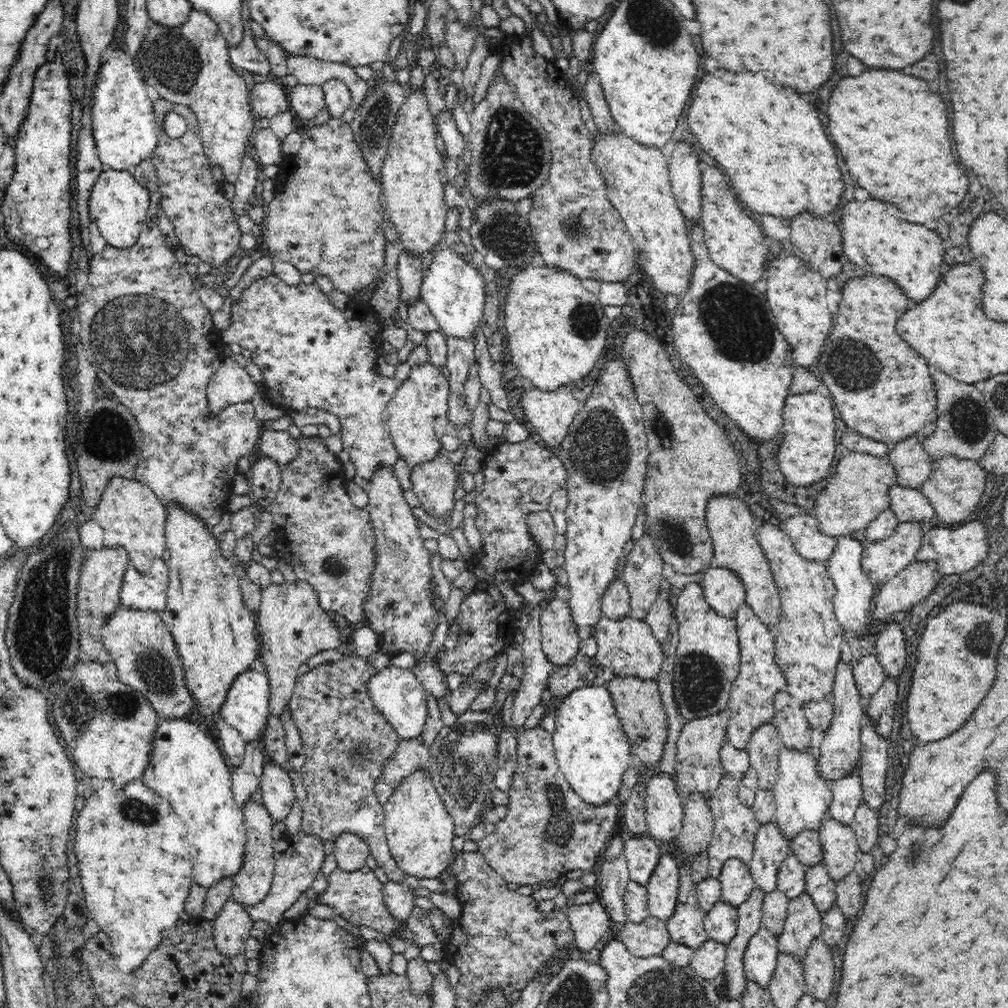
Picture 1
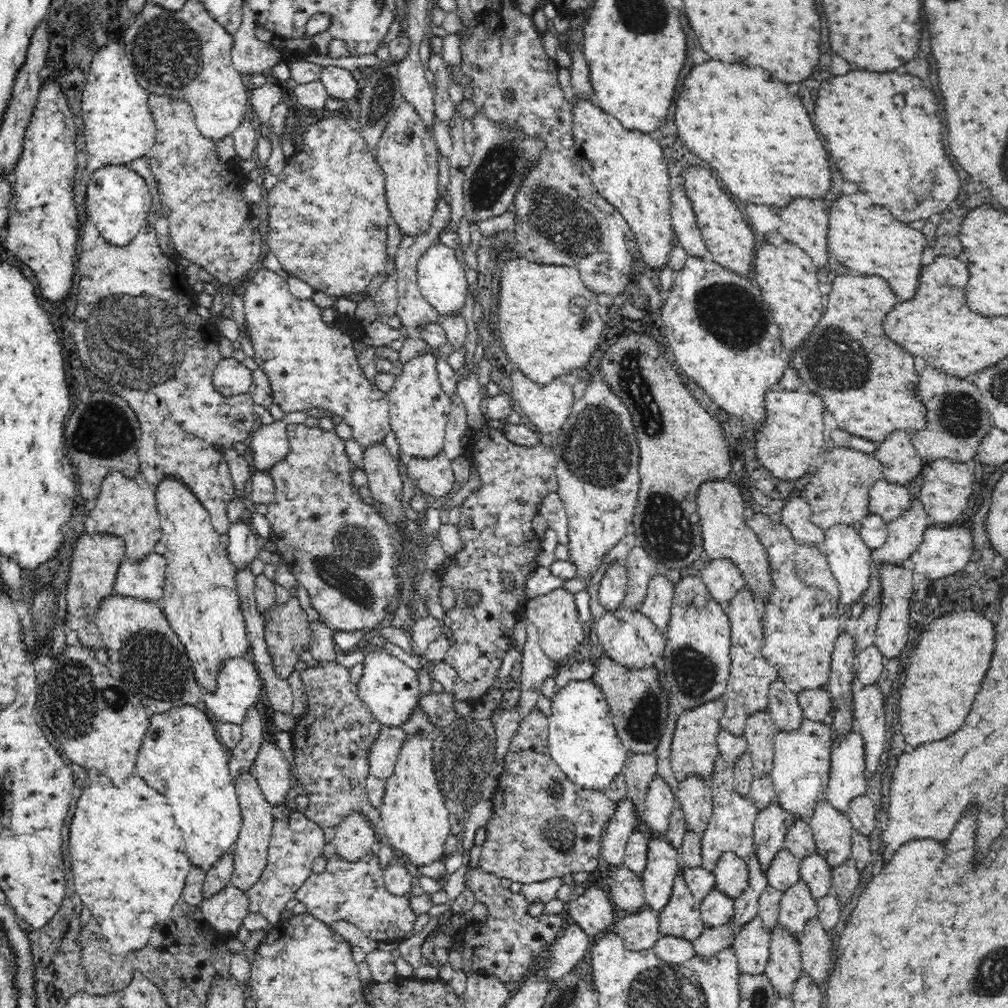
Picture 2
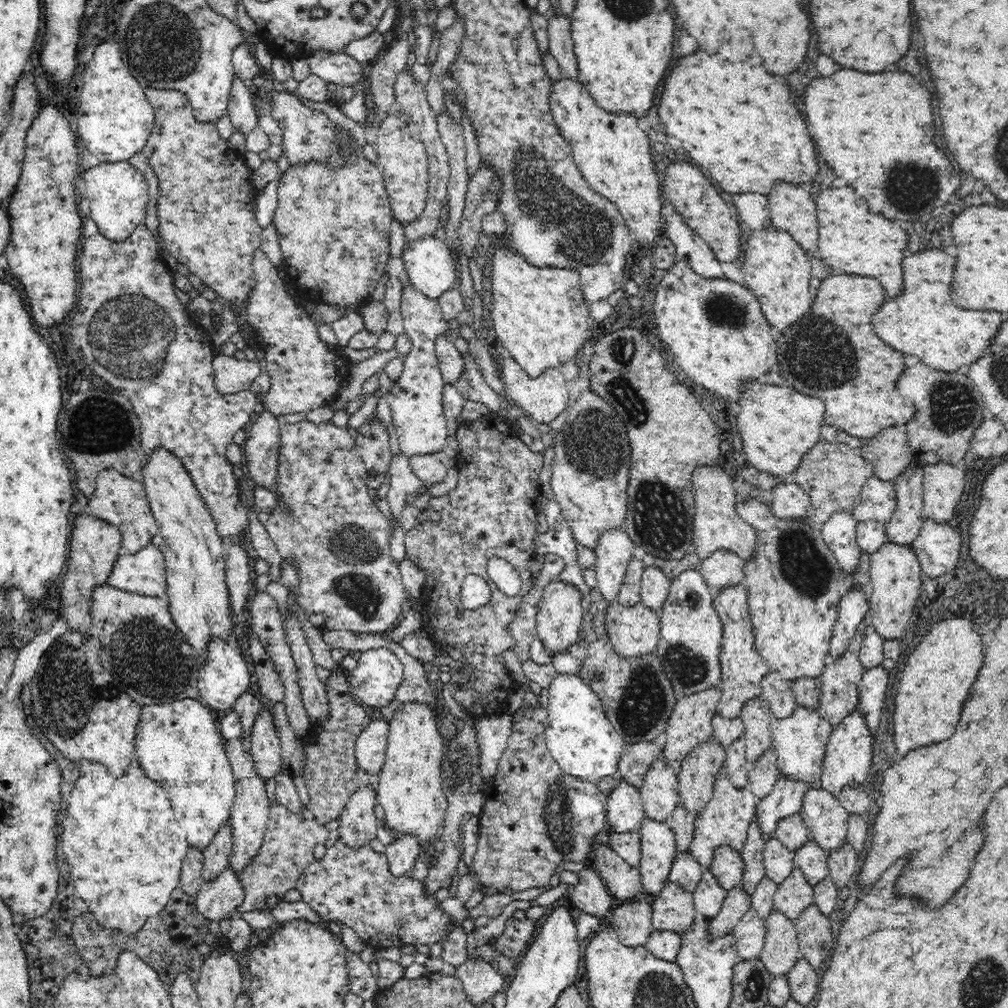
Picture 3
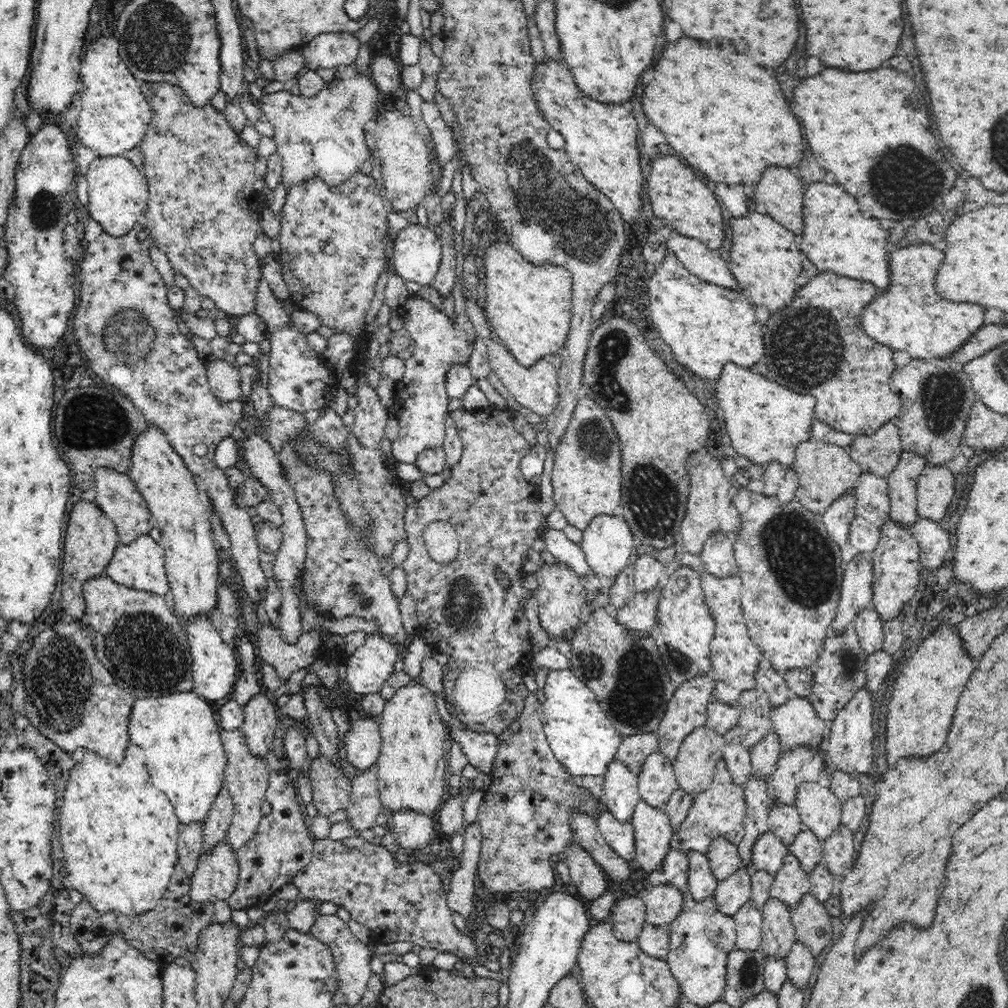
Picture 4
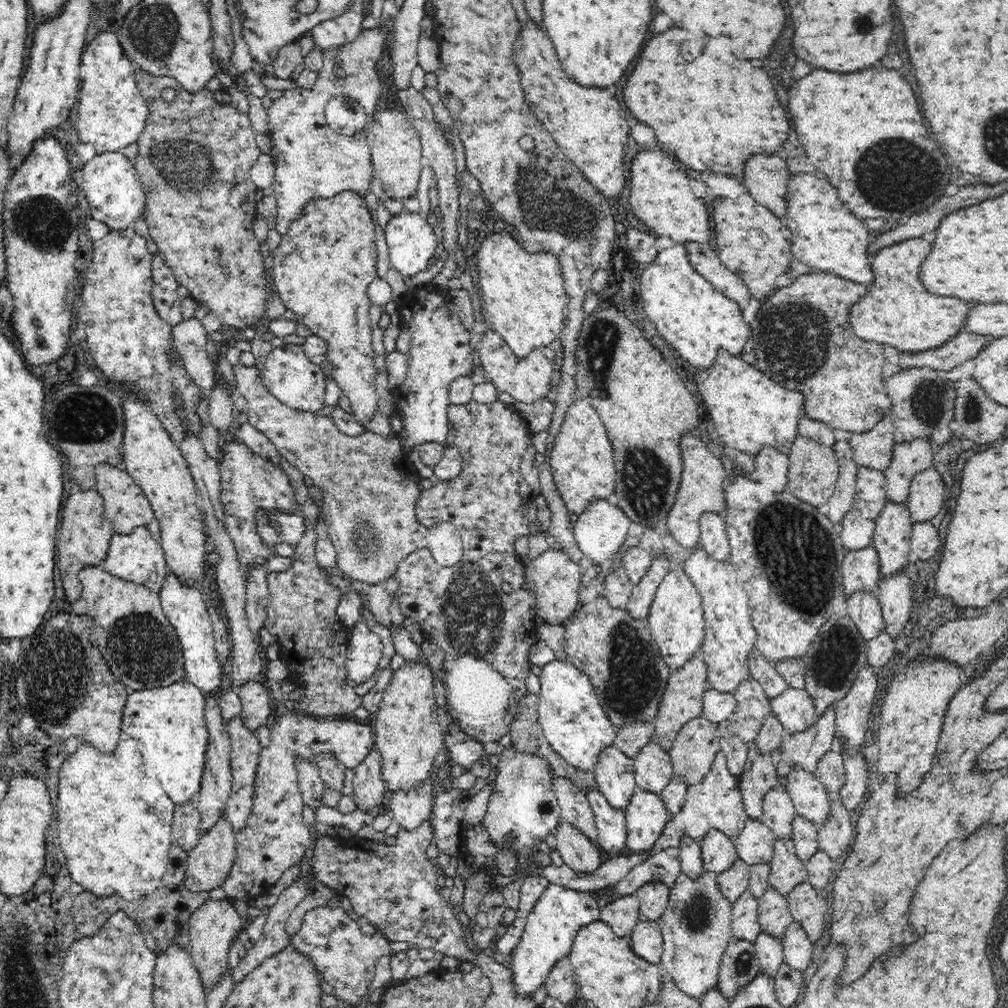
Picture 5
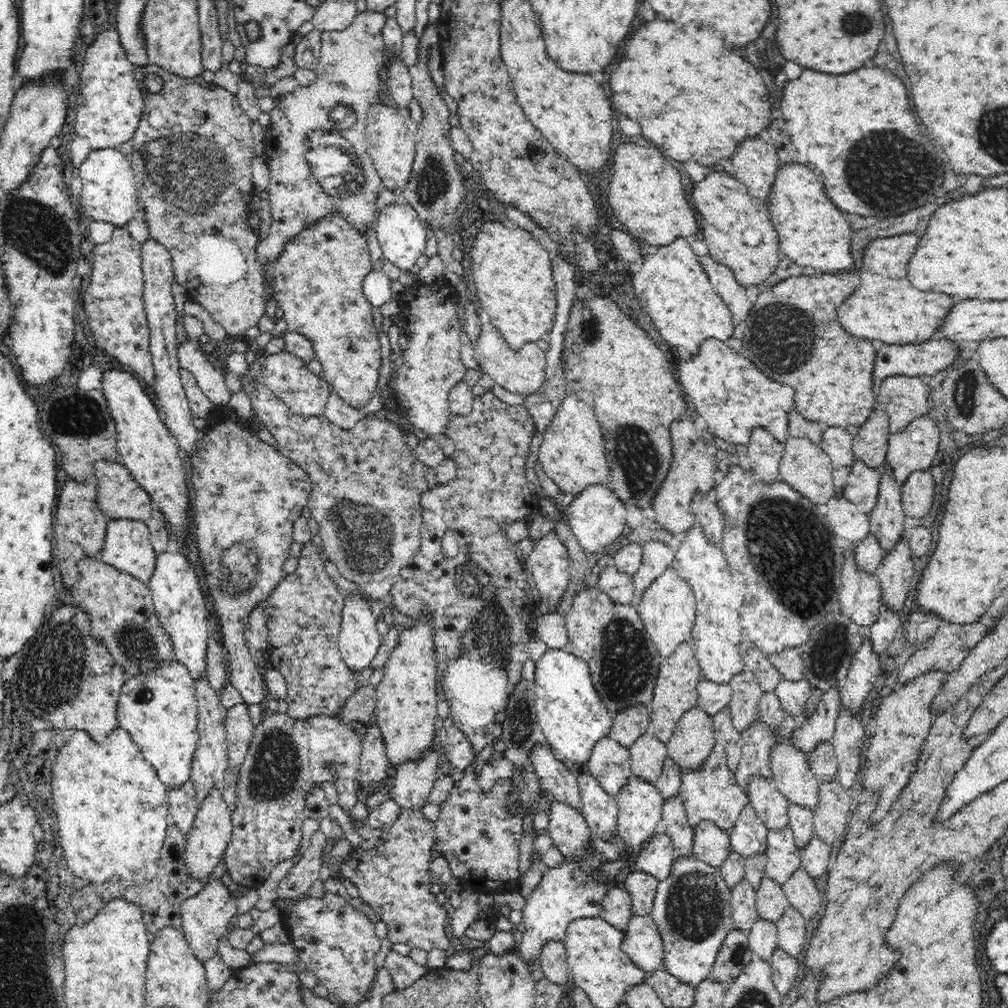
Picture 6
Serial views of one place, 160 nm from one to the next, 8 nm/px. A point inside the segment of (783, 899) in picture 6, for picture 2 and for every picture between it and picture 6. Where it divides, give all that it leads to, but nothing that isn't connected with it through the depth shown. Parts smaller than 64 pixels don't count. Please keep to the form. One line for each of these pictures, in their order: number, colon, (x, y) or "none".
2: (783, 966)
3: (781, 947)
4: (778, 931)
5: (774, 915)

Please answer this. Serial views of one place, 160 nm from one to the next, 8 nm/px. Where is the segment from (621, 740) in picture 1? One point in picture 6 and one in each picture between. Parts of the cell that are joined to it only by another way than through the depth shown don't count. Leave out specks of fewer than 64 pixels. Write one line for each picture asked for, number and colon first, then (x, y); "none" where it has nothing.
2: (583, 740)
3: (578, 734)
4: (581, 736)
5: (574, 723)
6: (573, 718)

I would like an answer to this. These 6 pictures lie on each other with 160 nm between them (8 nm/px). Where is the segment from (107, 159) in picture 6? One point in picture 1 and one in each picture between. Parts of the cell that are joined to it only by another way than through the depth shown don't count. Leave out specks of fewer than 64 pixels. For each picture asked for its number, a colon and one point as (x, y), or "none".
1: (119, 204)
2: (119, 201)
3: (116, 193)
4: (118, 192)
5: (111, 189)

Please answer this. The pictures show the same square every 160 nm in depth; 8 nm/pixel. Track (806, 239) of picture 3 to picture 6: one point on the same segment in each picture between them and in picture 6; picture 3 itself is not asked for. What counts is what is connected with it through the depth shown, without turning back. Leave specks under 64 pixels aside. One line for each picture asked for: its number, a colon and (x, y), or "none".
4: (778, 192)
5: (766, 177)
6: (755, 162)

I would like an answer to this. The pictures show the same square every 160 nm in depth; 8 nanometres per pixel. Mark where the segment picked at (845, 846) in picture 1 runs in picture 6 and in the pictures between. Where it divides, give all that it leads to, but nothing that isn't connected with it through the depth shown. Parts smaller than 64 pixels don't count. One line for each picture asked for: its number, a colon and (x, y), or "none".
2: (832, 831)
3: (827, 819)
4: (819, 808)
5: (811, 799)
6: (791, 773)

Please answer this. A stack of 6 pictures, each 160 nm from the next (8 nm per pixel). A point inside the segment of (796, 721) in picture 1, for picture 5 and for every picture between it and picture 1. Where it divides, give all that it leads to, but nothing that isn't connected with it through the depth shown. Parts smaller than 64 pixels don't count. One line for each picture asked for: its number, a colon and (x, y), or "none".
2: (783, 706)
3: (776, 690)
4: (772, 682)
5: (762, 670)

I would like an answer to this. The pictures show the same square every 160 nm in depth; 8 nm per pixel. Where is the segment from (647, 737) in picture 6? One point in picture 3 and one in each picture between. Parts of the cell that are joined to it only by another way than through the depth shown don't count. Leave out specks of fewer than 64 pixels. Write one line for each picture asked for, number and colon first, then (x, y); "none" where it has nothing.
3: (660, 792)
4: (657, 781)
5: (652, 767)

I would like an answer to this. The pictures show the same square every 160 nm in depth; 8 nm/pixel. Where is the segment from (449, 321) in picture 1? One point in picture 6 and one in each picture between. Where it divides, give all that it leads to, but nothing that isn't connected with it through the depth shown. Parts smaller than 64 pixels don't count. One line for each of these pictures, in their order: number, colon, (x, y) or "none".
2: (440, 277)
3: (428, 261)
4: (417, 249)
5: (411, 241)
6: (402, 237)

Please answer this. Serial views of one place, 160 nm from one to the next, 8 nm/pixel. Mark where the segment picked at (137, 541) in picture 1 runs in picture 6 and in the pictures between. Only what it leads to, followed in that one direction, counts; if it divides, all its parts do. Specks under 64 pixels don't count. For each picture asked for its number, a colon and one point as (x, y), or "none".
2: (123, 508)
3: (119, 500)
4: (116, 493)
5: (125, 506)
6: (119, 496)

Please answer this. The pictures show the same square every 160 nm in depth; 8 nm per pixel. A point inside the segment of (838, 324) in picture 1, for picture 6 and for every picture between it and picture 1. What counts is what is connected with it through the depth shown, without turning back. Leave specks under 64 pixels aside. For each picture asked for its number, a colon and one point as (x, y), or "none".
2: (866, 379)
3: (864, 400)
4: (823, 314)
5: (802, 338)
6: (785, 336)

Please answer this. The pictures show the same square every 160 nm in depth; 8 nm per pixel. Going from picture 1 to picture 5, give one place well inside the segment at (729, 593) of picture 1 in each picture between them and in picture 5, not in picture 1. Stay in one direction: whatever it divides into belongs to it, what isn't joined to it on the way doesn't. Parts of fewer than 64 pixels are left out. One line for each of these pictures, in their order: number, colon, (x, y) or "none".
2: (723, 578)
3: (723, 568)
4: (717, 553)
5: (714, 535)

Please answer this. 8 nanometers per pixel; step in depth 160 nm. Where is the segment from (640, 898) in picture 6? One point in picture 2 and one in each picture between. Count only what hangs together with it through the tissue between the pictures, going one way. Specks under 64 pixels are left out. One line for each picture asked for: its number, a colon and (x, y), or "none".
2: (681, 917)
3: (673, 910)
4: (662, 903)
5: (653, 897)

